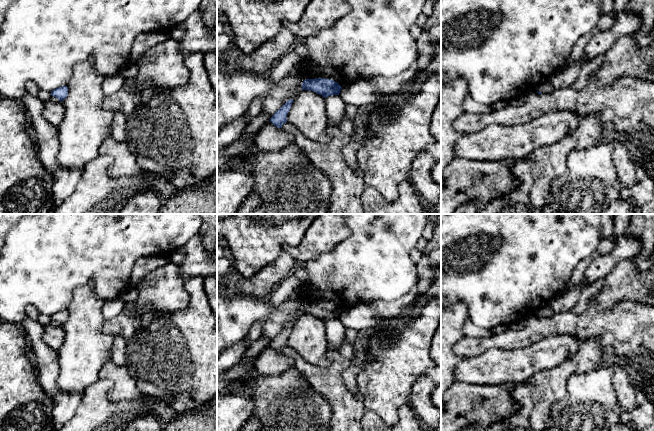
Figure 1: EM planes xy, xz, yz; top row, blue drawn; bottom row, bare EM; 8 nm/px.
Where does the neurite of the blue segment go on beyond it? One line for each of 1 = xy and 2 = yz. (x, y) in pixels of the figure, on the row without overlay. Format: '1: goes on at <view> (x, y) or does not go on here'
1: does not go on here
2: does not go on here

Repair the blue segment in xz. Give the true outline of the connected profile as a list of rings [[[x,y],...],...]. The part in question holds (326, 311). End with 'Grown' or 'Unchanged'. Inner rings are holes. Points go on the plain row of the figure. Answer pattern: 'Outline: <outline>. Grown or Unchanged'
Outline: [[[324,302],[306,303],[303,305],[301,311],[302,315],[314,315],[325,322],[332,319],[339,319],[342,313],[334,304]]]. Unchanged

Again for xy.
Outline: [[[62,310],[51,315],[51,319],[58,322],[59,325],[63,325],[68,319],[67,310]]]. Unchanged

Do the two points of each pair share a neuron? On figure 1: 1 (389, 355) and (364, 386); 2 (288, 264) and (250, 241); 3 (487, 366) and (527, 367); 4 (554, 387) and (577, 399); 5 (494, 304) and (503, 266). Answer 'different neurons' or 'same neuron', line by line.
1: same neuron
2: different neurons
3: same neuron
4: different neurons
5: same neuron

